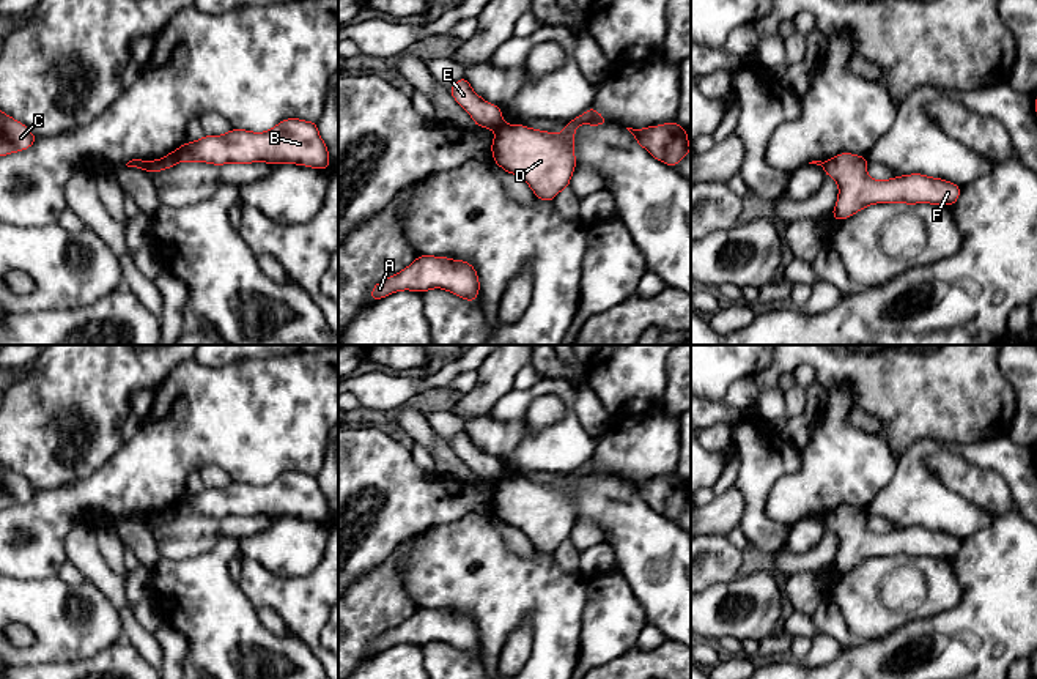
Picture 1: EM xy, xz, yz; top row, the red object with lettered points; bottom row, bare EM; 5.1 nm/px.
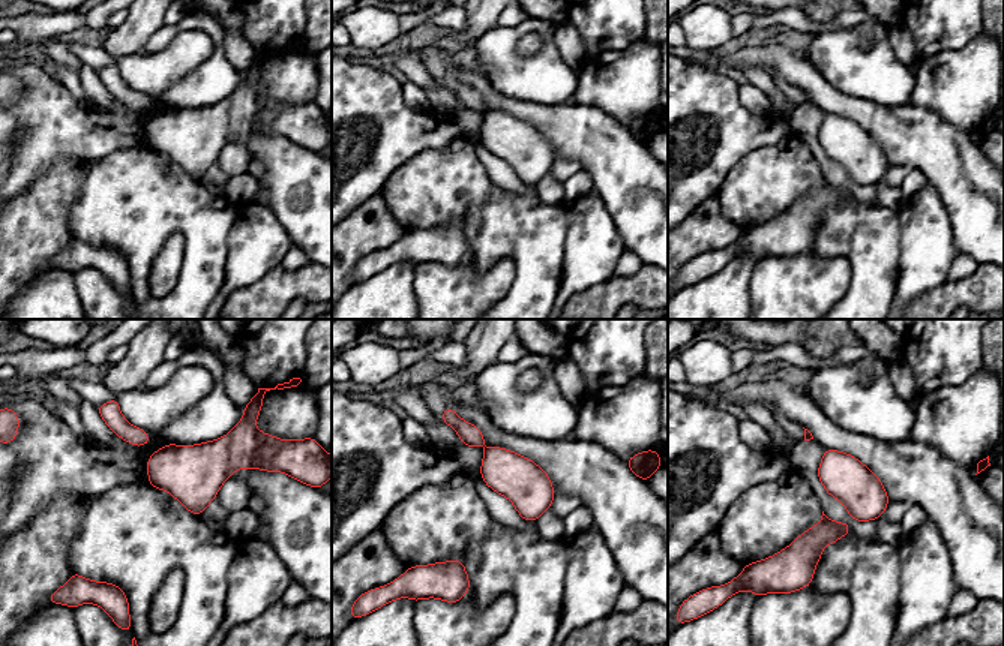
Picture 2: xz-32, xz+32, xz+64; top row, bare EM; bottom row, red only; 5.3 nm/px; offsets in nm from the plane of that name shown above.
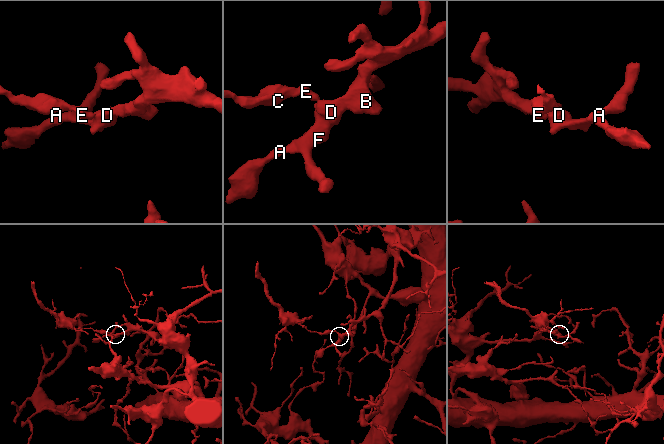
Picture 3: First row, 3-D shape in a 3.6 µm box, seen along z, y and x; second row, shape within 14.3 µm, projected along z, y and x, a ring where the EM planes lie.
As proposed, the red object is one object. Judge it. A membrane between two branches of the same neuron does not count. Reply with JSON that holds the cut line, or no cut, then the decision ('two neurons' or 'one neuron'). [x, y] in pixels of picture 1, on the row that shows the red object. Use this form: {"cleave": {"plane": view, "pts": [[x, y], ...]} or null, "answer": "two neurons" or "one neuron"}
{"cleave": {"plane": "xz", "pts": [[502, 122], [494, 129]]}, "answer": "two neurons"}

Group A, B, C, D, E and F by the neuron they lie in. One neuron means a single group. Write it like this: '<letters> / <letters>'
A B D F / C E

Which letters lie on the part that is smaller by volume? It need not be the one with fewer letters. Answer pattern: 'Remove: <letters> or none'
Remove: C, E

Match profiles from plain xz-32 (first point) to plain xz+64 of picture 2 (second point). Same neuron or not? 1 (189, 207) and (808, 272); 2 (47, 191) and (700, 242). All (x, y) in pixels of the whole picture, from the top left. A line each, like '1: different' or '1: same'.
1: different
2: same

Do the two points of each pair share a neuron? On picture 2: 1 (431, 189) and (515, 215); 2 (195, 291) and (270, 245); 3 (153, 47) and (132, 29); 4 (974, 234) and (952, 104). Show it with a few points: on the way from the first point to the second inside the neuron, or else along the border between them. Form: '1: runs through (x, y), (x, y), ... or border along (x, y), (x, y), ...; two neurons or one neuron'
1: runs through (452, 189), (458, 189), (489, 215), (494, 215); one neuron
2: border along (228, 237), (225, 279), (218, 294), (209, 303); two neurons
3: border along (164, 24), (140, 51); two neurons
4: border along (926, 108), (940, 114), (974, 140); two neurons

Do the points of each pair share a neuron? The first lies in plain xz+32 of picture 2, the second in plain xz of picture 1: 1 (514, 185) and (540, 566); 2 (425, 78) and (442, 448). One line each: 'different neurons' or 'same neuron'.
1: different neurons
2: different neurons

